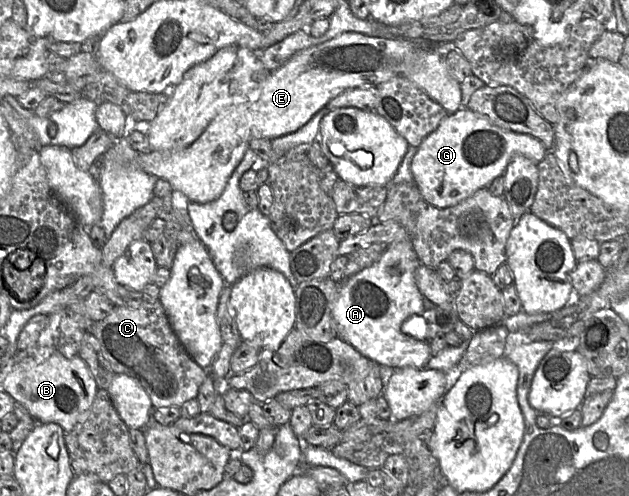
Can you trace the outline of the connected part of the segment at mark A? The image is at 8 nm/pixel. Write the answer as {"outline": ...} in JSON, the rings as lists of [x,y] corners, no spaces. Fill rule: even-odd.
{"outline":[[[403,240],[388,245],[381,258],[374,265],[362,269],[358,273],[339,283],[338,292],[332,306],[332,318],[337,328],[337,336],[350,343],[364,357],[378,363],[379,365],[388,366],[394,369],[401,369],[408,366],[415,367],[417,369],[425,368],[431,358],[429,341],[419,340],[403,331],[403,324],[409,318],[418,317],[419,319],[421,318],[420,314],[423,310],[425,310],[423,305],[423,295],[419,291],[414,278],[415,270],[420,264],[421,262],[414,250],[411,240]]]}

